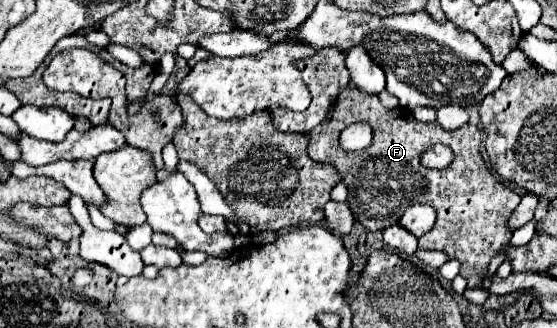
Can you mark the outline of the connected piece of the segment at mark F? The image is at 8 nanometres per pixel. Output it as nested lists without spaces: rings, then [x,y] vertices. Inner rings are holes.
[[[347,86],[339,94],[339,100],[335,102],[333,120],[323,120],[317,128],[311,130],[311,142],[309,142],[307,152],[315,162],[333,164],[337,168],[337,172],[343,178],[343,184],[349,188],[347,202],[353,210],[357,222],[361,222],[367,230],[375,232],[375,230],[387,228],[387,210],[397,210],[397,202],[431,204],[437,210],[437,226],[431,230],[431,234],[421,238],[421,248],[443,250],[443,252],[447,252],[449,258],[457,258],[461,262],[461,276],[467,280],[467,288],[477,288],[483,284],[483,280],[487,276],[489,260],[495,256],[497,250],[501,250],[503,246],[509,244],[511,230],[507,228],[507,220],[521,199],[515,190],[511,190],[506,184],[501,184],[487,170],[479,148],[481,148],[481,134],[479,134],[479,128],[473,124],[465,124],[457,130],[443,130],[439,126],[439,122],[429,122],[429,124],[419,122],[405,108],[387,110],[385,106],[381,106],[377,96],[363,94],[361,90]],[[361,120],[375,124],[375,140],[369,148],[365,148],[361,152],[345,152],[339,144],[339,134],[347,128],[347,124],[355,124]],[[435,144],[445,144],[455,152],[455,160],[445,170],[429,170],[419,164],[423,150],[435,146]]]

